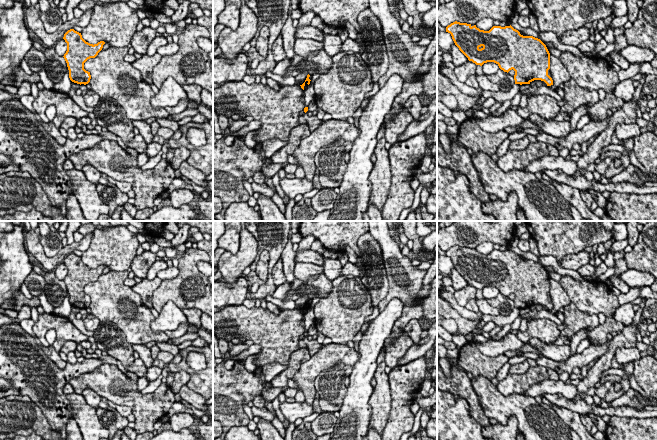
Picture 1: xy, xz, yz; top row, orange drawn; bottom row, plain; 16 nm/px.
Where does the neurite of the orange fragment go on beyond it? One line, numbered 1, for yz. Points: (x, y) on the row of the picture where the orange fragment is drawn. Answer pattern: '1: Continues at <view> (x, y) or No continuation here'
1: No continuation here

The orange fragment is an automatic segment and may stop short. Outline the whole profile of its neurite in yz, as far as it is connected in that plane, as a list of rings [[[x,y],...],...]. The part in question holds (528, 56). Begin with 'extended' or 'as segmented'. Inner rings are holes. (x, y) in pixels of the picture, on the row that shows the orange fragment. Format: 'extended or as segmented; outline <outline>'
as segmented; outline [[[453,22],[446,27],[455,45],[459,50],[476,65],[482,66],[487,62],[496,63],[501,70],[515,71],[515,84],[530,84],[534,80],[544,81],[547,86],[553,85],[552,78],[548,75],[550,69],[550,53],[546,45],[533,36],[523,36],[510,26],[493,26],[489,31],[480,30],[476,25]]]

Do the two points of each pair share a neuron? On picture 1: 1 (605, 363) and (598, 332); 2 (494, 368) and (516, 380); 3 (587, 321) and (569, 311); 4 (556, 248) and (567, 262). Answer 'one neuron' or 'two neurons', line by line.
1: two neurons
2: two neurons
3: one neuron
4: two neurons

